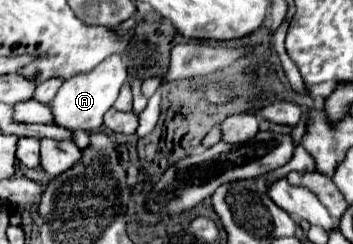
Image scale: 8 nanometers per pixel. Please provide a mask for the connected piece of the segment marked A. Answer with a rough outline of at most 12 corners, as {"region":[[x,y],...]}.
{"region":[[126,55],[64,81],[52,101],[64,129],[100,129],[126,77]]}

